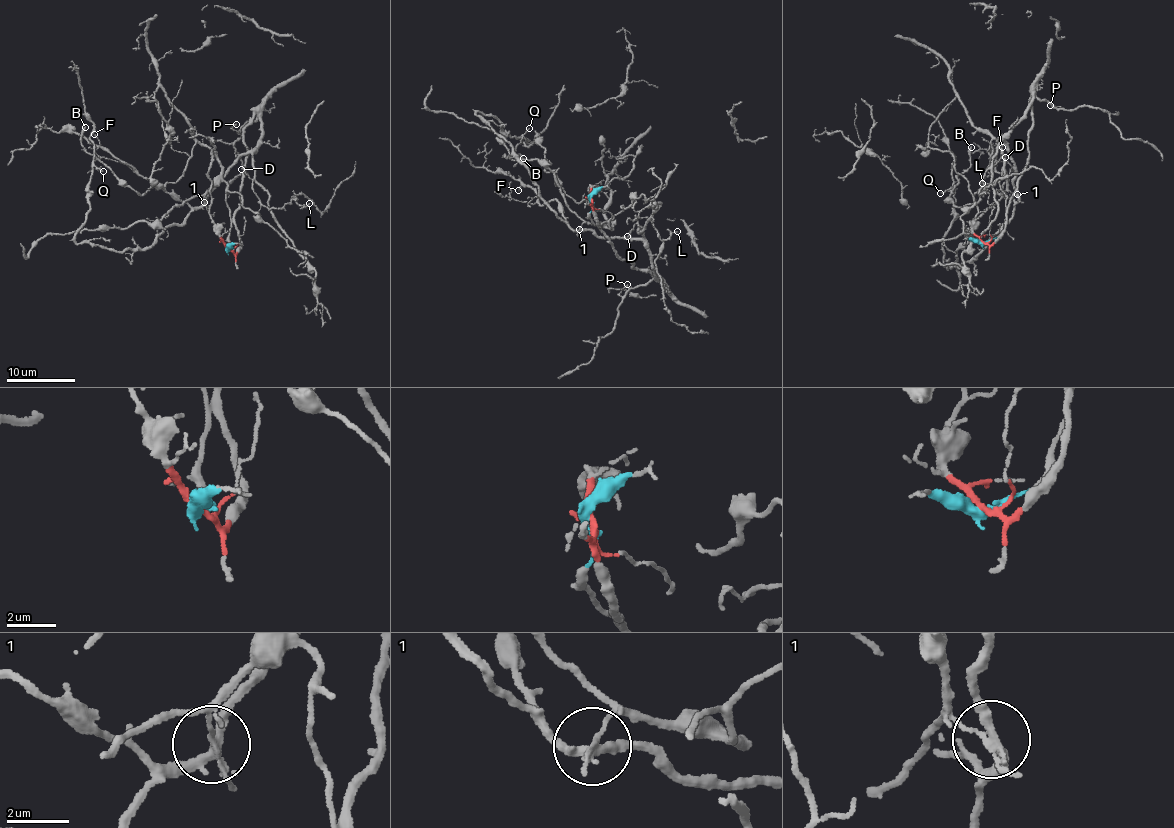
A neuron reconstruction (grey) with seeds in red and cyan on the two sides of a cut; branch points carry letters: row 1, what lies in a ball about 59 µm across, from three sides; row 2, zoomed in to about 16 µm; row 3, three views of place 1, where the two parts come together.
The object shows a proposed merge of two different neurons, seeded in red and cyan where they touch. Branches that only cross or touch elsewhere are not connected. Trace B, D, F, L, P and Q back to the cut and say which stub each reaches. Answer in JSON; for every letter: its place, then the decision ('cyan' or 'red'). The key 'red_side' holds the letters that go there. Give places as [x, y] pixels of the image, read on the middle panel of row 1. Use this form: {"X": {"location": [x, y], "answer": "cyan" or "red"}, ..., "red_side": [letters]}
{"B": {"location": [523, 158], "answer": "cyan"}, "D": {"location": [627, 236], "answer": "red"}, "F": {"location": [518, 190], "answer": "red"}, "L": {"location": [677, 231], "answer": "red"}, "P": {"location": [627, 284], "answer": "red"}, "Q": {"location": [529, 128], "answer": "red"}, "red_side": ["D", "F", "L", "P", "Q"]}

